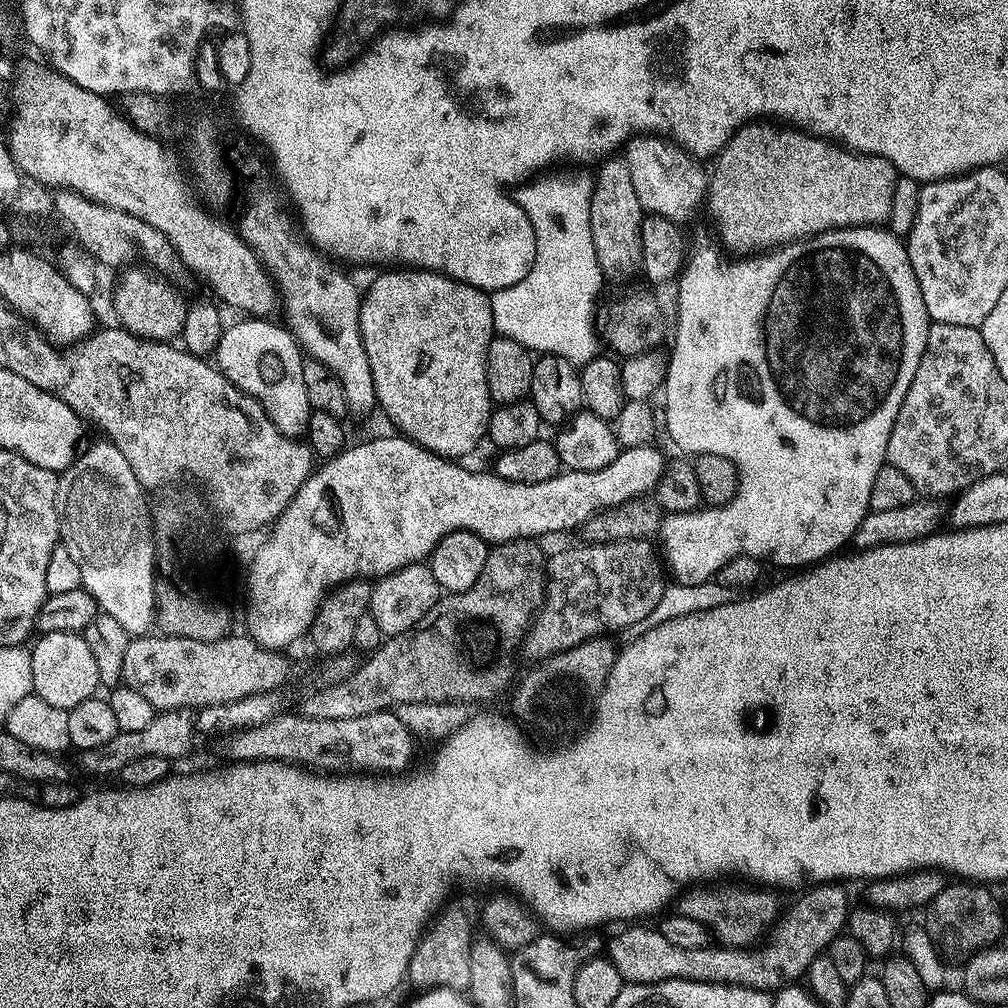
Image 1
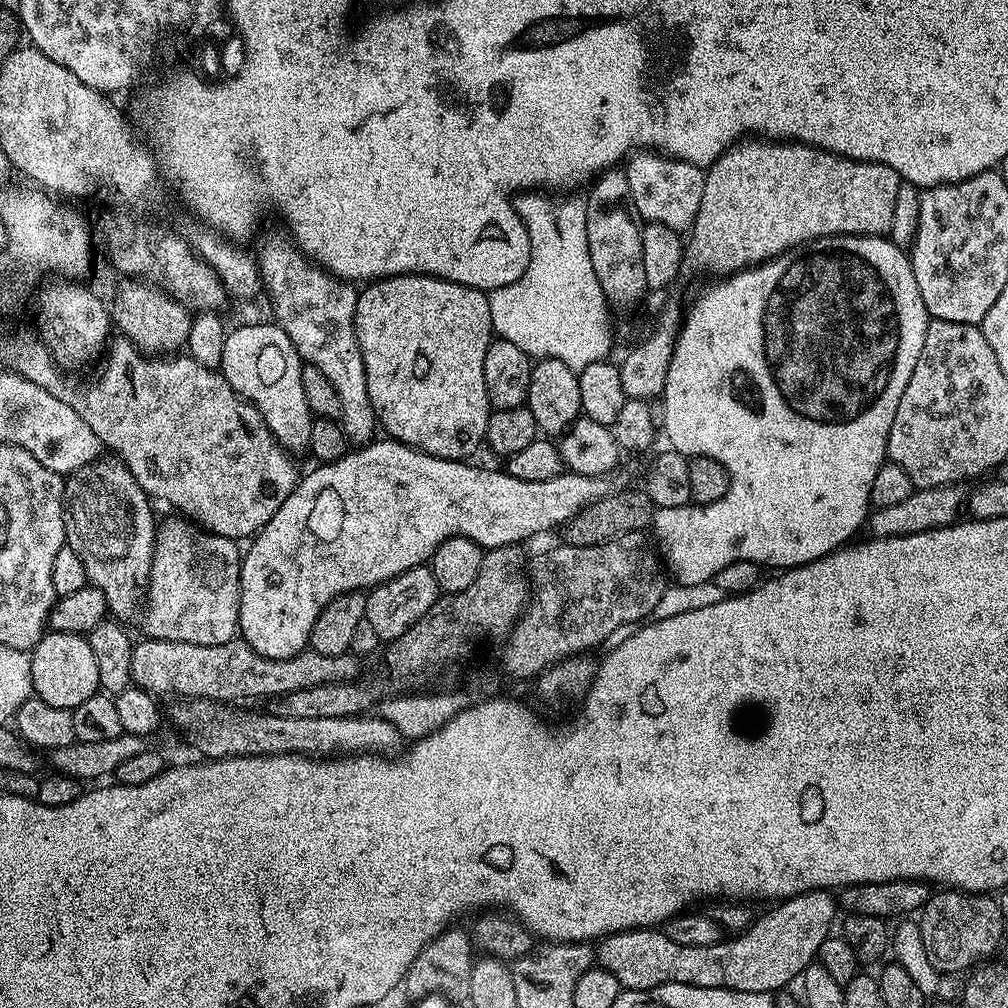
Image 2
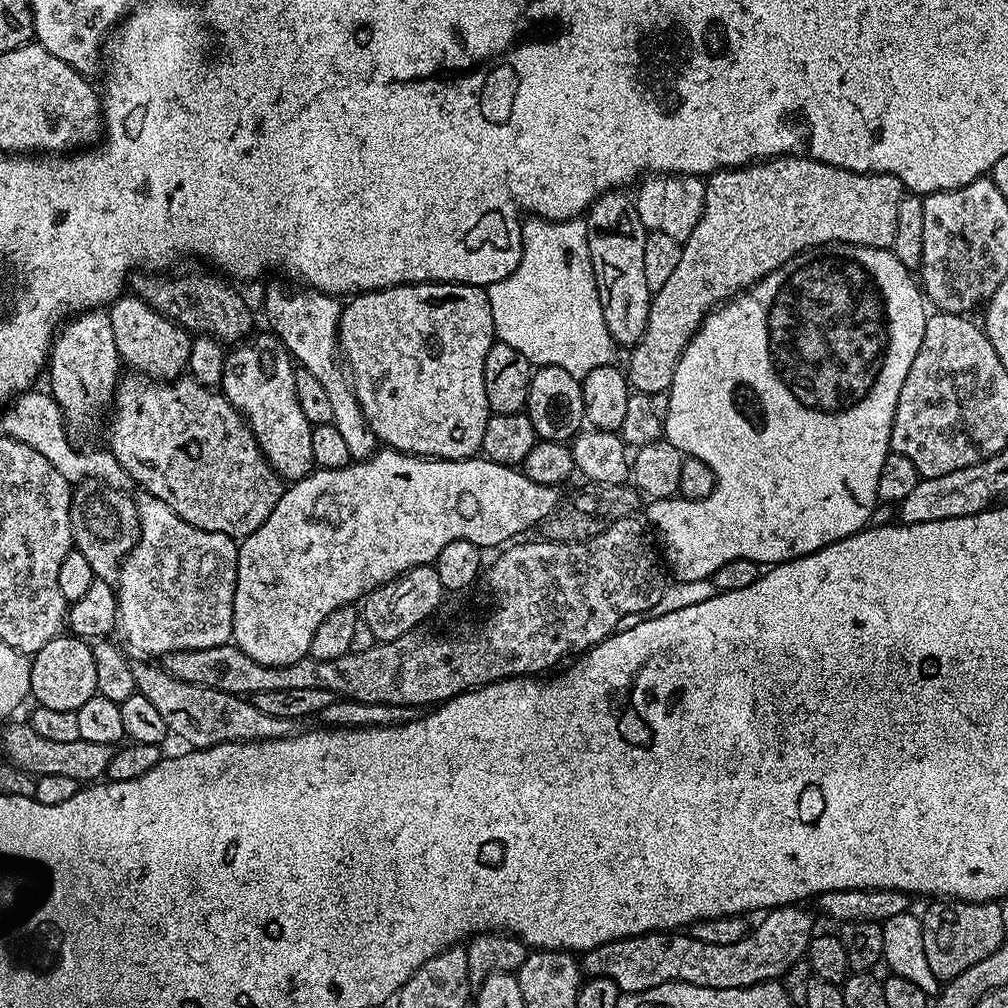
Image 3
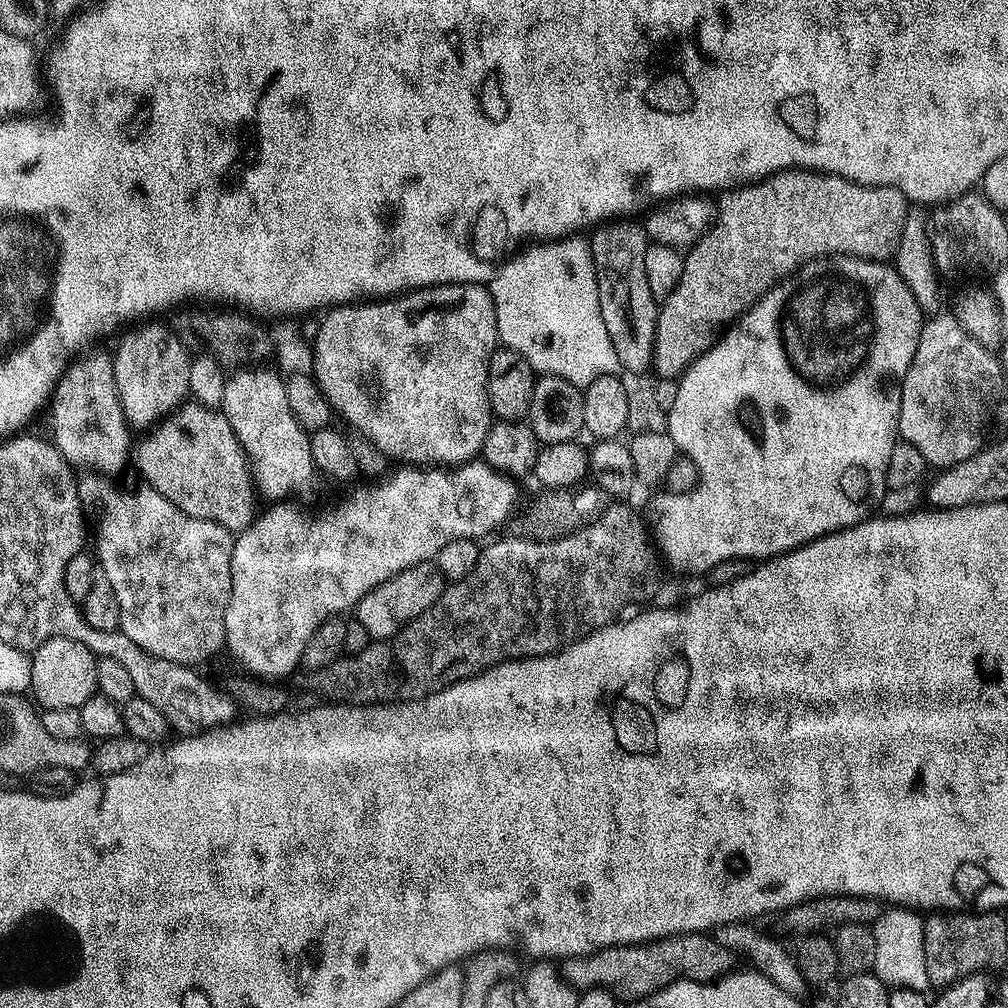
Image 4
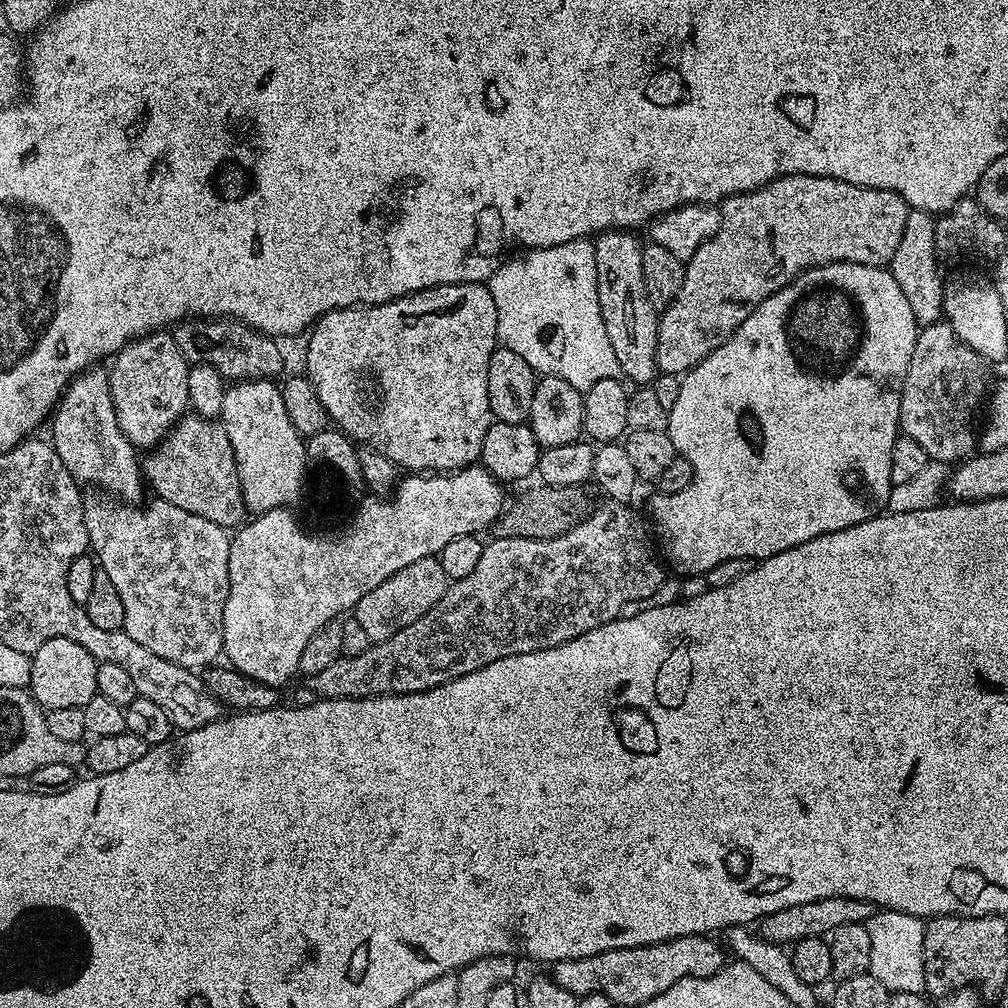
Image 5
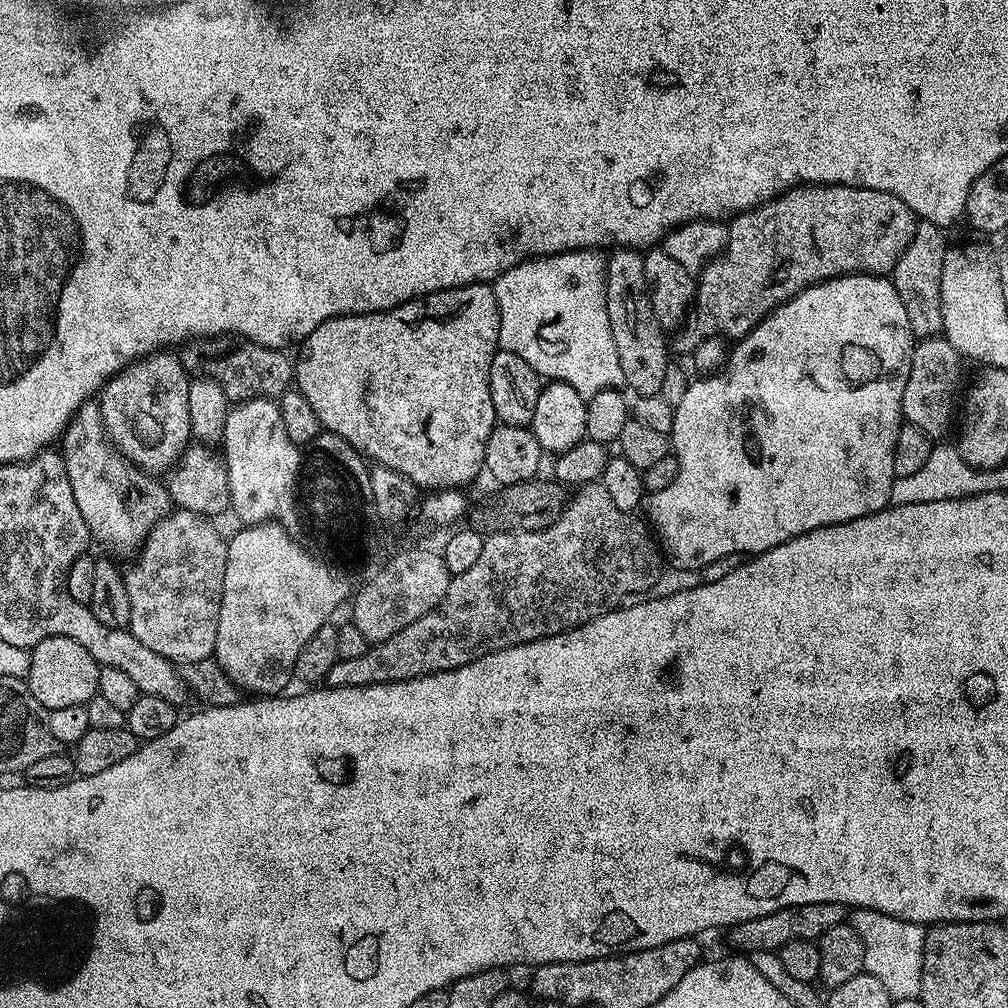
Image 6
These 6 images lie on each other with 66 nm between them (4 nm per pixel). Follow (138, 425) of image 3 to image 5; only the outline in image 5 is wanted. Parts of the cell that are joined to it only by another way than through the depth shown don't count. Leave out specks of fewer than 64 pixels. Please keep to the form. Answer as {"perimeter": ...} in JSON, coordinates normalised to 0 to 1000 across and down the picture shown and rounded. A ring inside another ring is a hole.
{"perimeter":[[[184,411],[144,452],[147,453],[141,456],[143,475],[158,495],[225,526],[243,519],[244,505],[232,442],[228,442],[228,435],[224,435],[221,420],[205,413]]]}

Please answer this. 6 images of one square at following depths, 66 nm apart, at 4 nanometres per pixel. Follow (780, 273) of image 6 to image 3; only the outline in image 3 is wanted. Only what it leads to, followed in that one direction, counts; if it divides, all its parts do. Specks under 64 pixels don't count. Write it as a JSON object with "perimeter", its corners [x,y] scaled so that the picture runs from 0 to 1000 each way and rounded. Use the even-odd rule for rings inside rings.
{"perimeter":[[[768,155],[764,159],[756,159],[749,163],[740,163],[737,167],[717,167],[714,171],[708,171],[701,176],[698,184],[700,188],[700,200],[698,201],[698,211],[688,224],[688,232],[678,239],[677,257],[673,259],[673,265],[669,267],[669,272],[661,276],[657,288],[647,291],[647,303],[645,312],[641,315],[641,327],[639,336],[632,339],[626,346],[621,360],[621,372],[623,380],[632,389],[638,389],[641,393],[647,393],[654,389],[662,389],[667,381],[671,360],[675,358],[675,353],[679,350],[679,345],[687,338],[687,332],[692,328],[698,314],[707,309],[711,304],[723,299],[728,294],[733,294],[735,290],[742,289],[747,282],[751,282],[758,274],[762,274],[769,266],[776,264],[784,256],[788,256],[795,250],[801,250],[807,246],[815,246],[818,242],[850,242],[860,246],[884,246],[887,240],[887,231],[891,229],[891,204],[899,192],[897,182],[884,173],[874,171],[844,171],[835,169],[831,165],[823,165],[814,159],[807,159],[805,155]]]}

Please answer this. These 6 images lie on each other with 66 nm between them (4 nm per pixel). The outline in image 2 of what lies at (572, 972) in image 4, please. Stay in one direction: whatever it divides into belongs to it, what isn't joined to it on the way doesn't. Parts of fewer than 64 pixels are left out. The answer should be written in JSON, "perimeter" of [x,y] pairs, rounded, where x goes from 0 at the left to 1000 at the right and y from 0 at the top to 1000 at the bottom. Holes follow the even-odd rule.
{"perimeter":[[[814,883],[813,885],[797,885],[797,887],[795,887],[794,889],[785,889],[782,893],[773,894],[773,896],[771,896],[769,899],[763,901],[766,902],[764,902],[763,905],[760,906],[759,909],[756,910],[755,913],[751,915],[751,917],[749,914],[749,916],[747,916],[745,920],[743,920],[740,924],[737,924],[734,928],[731,928],[734,929],[731,931],[731,933],[722,933],[722,931],[718,931],[715,932],[714,936],[709,937],[708,938],[673,938],[673,935],[665,935],[665,931],[661,931],[661,927],[659,926],[659,924],[652,923],[651,921],[626,921],[625,924],[623,925],[604,925],[602,929],[598,930],[598,932],[596,932],[594,936],[590,938],[589,952],[590,955],[594,957],[594,959],[600,960],[602,964],[604,964],[605,966],[609,966],[609,970],[613,970],[613,974],[615,975],[616,981],[626,982],[629,984],[636,984],[637,982],[645,982],[649,978],[657,978],[658,976],[684,976],[685,978],[692,978],[693,980],[723,980],[724,982],[728,982],[729,984],[760,984],[763,986],[770,986],[773,985],[775,982],[778,982],[778,981],[773,982],[773,980],[780,979],[781,976],[785,974],[785,972],[793,973],[795,969],[797,969],[798,964],[802,961],[802,959],[804,959],[805,956],[808,955],[808,953],[811,951],[811,949],[813,949],[815,935],[819,935],[821,933],[821,930],[826,928],[827,921],[825,921],[825,916],[827,916],[829,913],[829,901],[831,902],[831,893],[830,890],[826,888],[824,884],[821,883]]]}

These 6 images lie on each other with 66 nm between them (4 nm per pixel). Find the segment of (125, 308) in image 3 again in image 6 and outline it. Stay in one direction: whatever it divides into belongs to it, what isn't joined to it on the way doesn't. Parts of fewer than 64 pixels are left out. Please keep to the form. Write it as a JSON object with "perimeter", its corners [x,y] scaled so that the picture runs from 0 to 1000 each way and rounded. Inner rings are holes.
{"perimeter":[[[171,347],[149,349],[116,369],[97,389],[102,419],[112,442],[151,470],[174,460],[191,436],[188,380],[188,371]]]}

